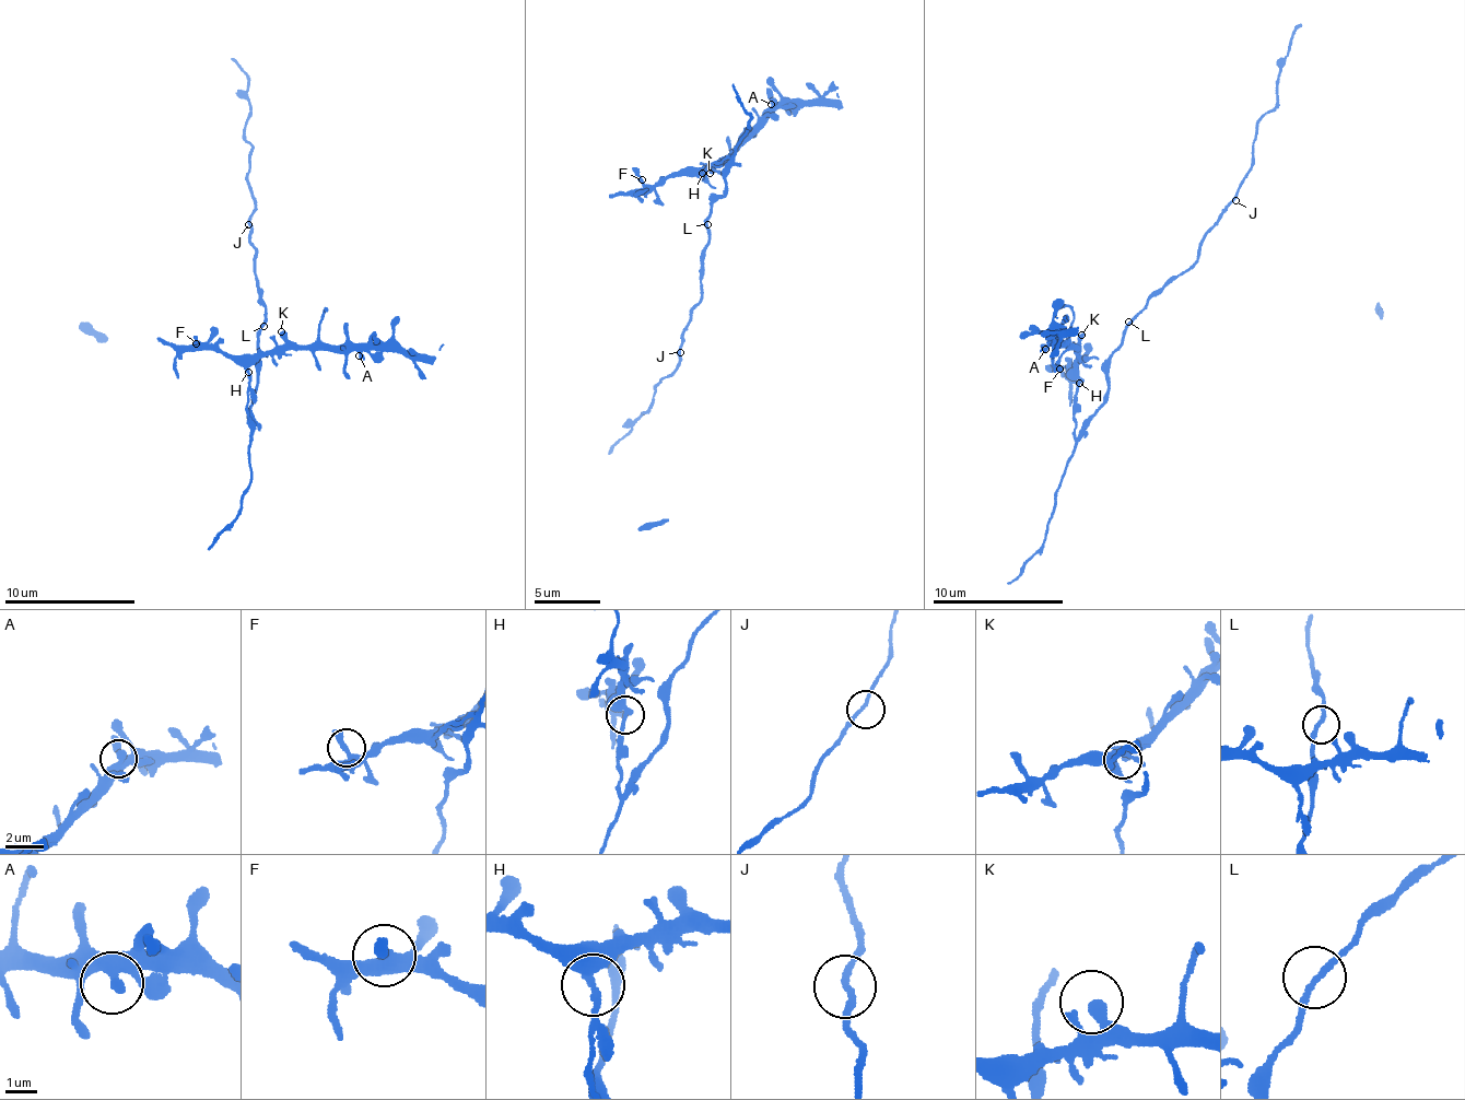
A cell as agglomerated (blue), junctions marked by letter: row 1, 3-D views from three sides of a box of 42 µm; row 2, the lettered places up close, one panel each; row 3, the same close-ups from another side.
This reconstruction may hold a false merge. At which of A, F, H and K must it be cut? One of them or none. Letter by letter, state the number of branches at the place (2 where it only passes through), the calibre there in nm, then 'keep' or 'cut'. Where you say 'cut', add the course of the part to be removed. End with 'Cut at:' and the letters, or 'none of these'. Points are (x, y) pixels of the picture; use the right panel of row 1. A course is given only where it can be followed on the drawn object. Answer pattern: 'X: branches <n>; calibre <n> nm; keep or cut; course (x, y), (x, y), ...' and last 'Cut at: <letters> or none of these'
A: branches 2; calibre 360 nm; keep
F: branches 3; calibre 320 nm; keep
H: branches 2; calibre 360 nm; cut; course (1080, 383), (1080, 428), (1105, 401), (1127, 323), (1197, 257), (1245, 177), (1300, 25)
K: branches 1; calibre 360 nm; keep
Cut at: H

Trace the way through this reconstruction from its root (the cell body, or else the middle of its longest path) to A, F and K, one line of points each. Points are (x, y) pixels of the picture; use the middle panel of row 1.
A: (707, 227), (711, 203), (728, 191), (727, 173), (716, 162), (700, 175), (722, 164), (771, 104)
F: (707, 227), (711, 203), (728, 191), (724, 165), (716, 162), (703, 171), (681, 171), (657, 184), (642, 179)
K: (707, 227), (711, 203), (728, 190), (724, 165), (708, 165), (700, 175), (704, 168), (715, 166), (710, 173)

